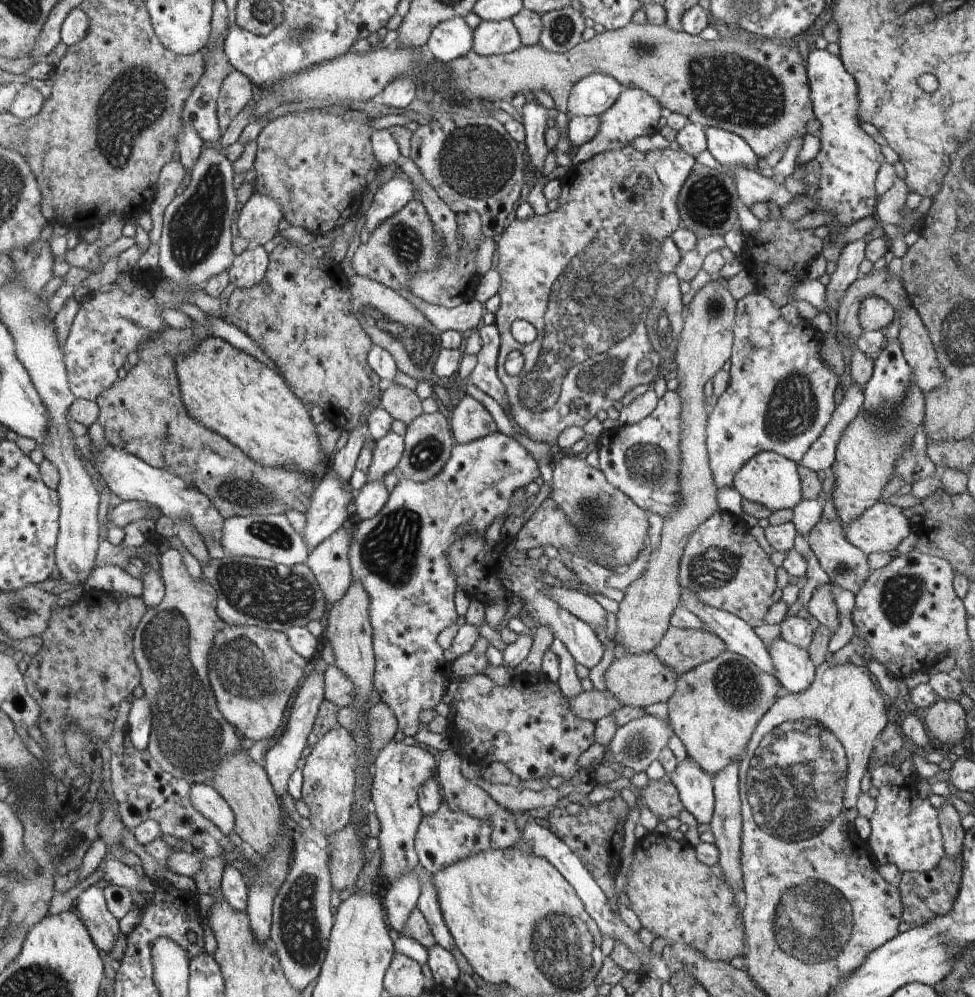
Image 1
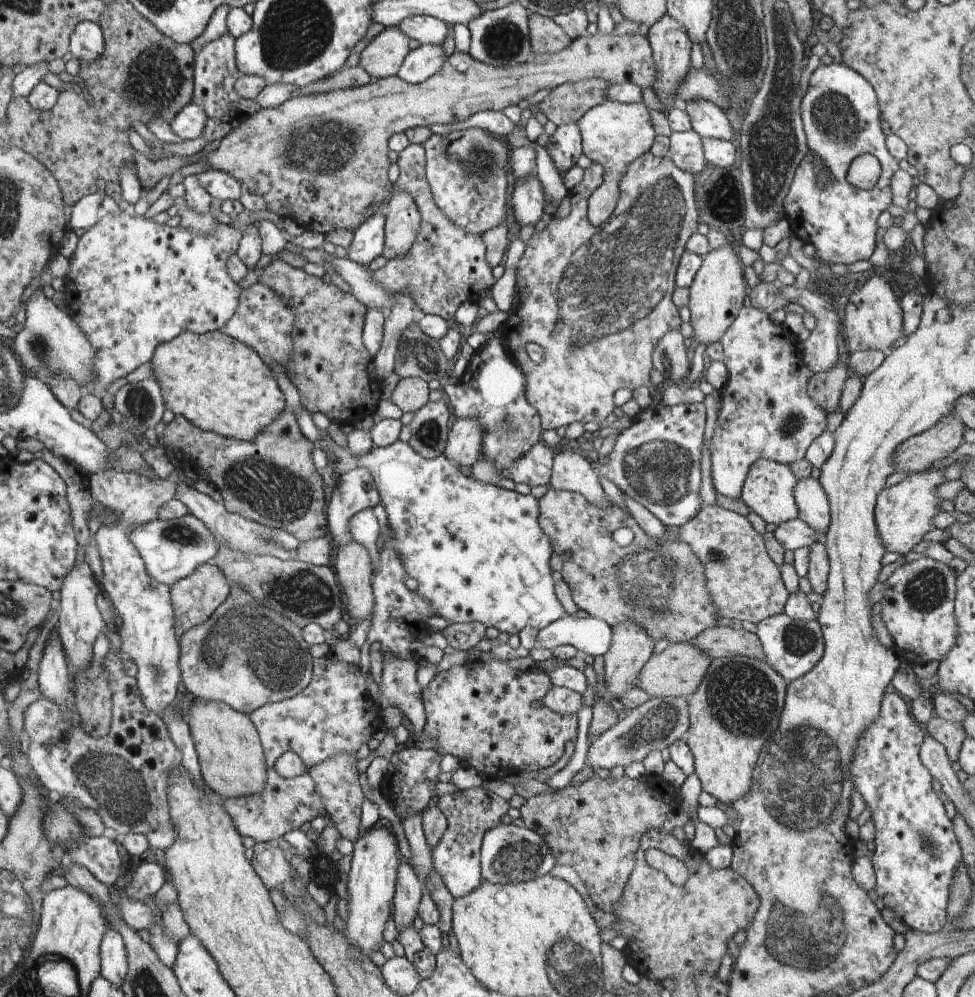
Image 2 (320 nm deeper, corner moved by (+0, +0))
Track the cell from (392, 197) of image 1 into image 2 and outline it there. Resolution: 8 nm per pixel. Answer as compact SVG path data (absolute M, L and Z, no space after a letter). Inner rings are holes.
M385 210L370 217L353 232L353 241L347 248L347 258L359 265L368 264L382 255L385 250Z

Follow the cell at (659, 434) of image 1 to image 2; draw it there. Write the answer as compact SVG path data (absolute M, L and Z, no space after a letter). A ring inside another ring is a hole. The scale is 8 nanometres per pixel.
M703 403L679 404L672 406L650 406L634 416L632 424L615 438L612 452L599 460L600 474L610 479L616 486L648 509L662 524L683 526L697 516L702 508L700 502L700 452L704 438L706 410Z

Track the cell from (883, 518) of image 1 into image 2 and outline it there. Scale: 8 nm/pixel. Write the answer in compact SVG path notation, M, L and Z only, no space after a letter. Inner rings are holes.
M932 466L917 473L910 473L902 482L882 489L875 504L874 514L887 554L912 556L912 548L922 540L926 532L935 528L932 520L941 510L940 503L943 501L943 498L936 494L936 490L944 482L944 469Z

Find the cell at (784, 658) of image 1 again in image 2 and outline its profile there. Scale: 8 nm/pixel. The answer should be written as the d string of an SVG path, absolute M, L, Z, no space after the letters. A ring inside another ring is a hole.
M785 612L780 613L764 620L761 620L757 625L756 634L761 639L762 648L766 653L766 662L786 681L792 682L794 679L800 678L809 670L812 670L825 651L825 640L820 623L817 620L804 621L792 620Z

